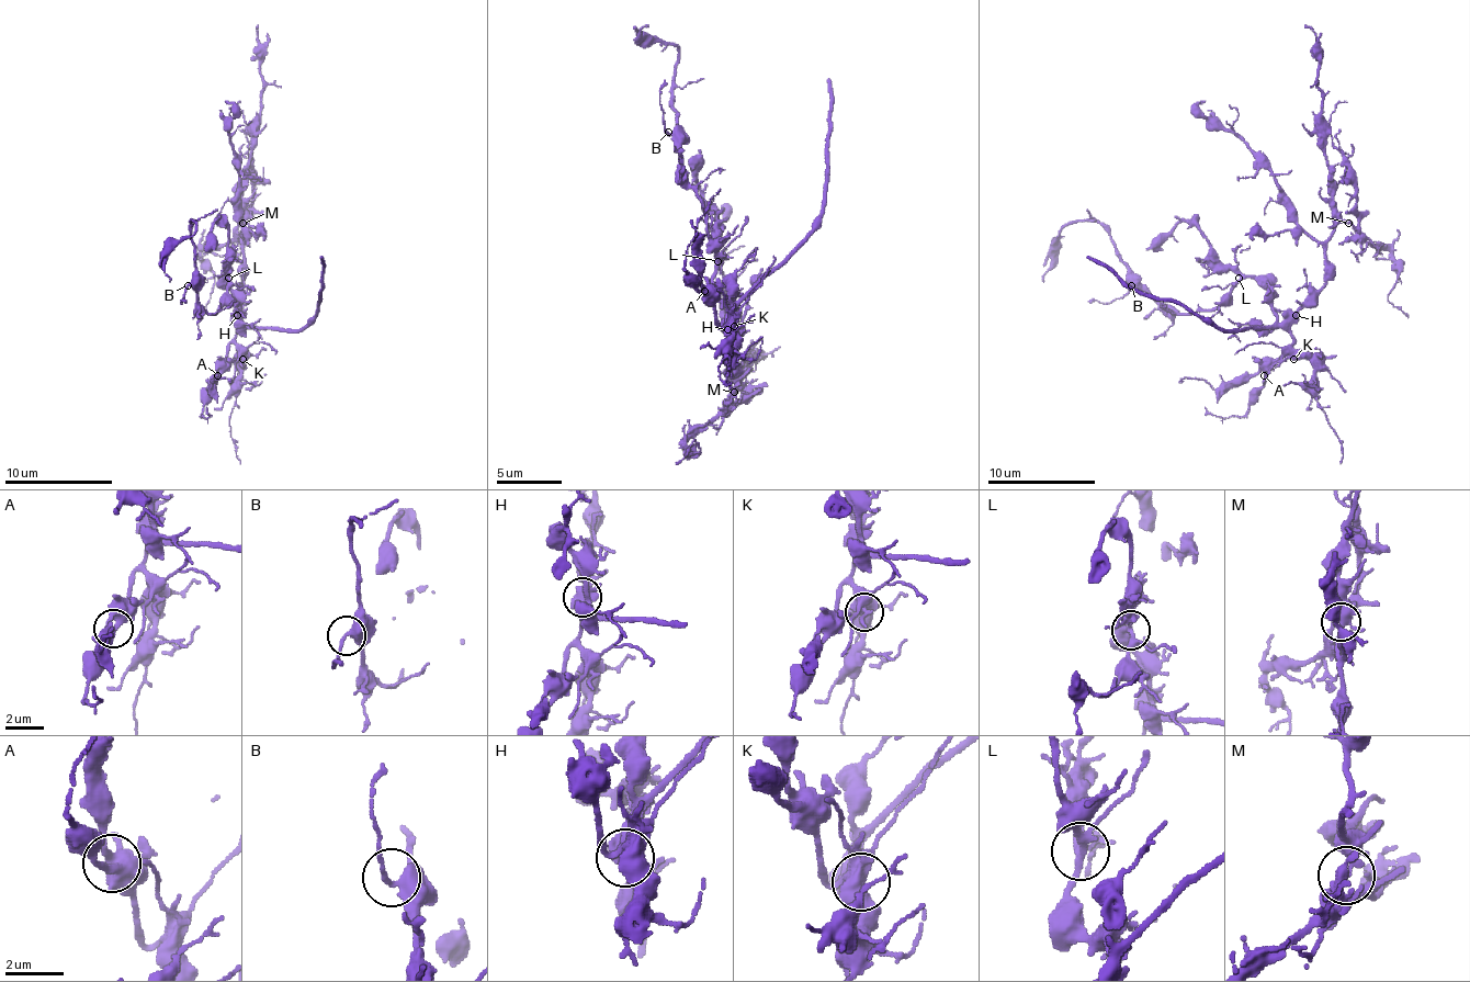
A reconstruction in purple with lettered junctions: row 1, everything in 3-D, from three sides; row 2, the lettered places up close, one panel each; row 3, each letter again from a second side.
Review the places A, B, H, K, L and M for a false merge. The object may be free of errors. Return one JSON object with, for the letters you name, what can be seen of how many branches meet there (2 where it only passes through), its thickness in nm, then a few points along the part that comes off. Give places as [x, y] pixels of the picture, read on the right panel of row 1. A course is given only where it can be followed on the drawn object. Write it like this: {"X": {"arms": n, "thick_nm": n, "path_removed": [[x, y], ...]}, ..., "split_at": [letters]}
{"M": {"arms": 2, "thick_nm": 200, "path_removed": [[1347, 223], [1358, 232], [1356, 171], [1329, 117], [1336, 104], [1347, 101]]}, "split_at": ["M"]}

